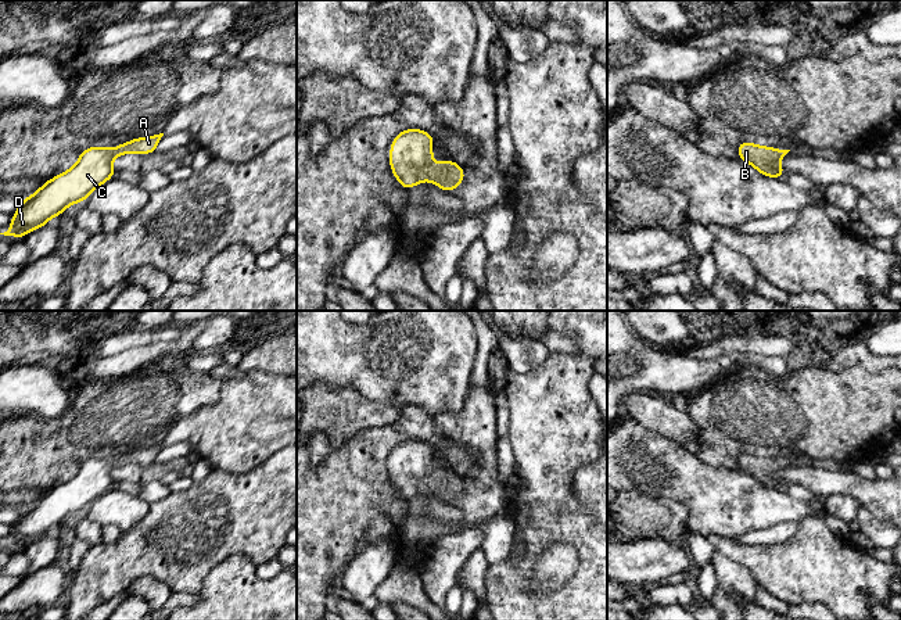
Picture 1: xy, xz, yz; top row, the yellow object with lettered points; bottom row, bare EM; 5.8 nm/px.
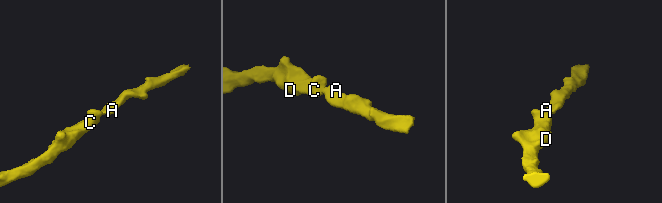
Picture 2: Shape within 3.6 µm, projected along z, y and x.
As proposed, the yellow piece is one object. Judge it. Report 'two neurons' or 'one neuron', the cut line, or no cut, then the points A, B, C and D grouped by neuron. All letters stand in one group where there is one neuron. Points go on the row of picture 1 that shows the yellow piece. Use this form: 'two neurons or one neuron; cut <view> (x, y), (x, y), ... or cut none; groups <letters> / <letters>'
one neuron; cut none; groups A B C D

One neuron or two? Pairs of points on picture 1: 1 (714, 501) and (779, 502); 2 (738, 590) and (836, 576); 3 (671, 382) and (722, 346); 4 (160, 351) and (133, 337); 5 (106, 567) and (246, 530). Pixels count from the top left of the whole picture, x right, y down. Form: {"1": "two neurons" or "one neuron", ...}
{"1": "one neuron", "2": "two neurons", "3": "two neurons", "4": "two neurons", "5": "one neuron"}

